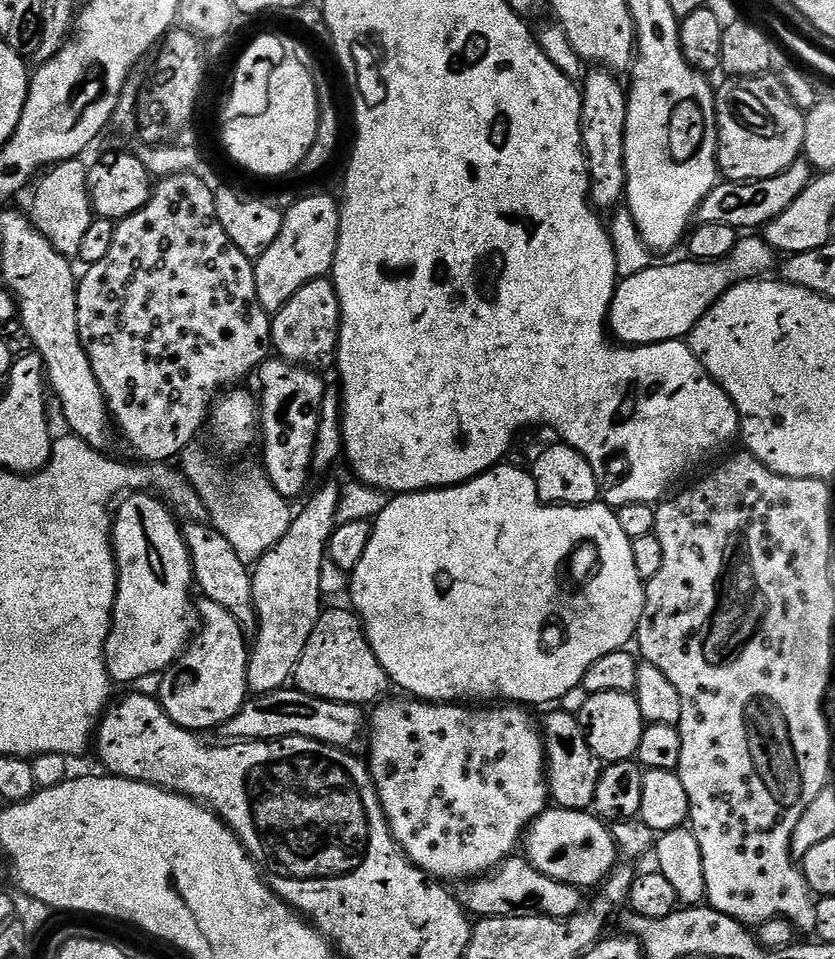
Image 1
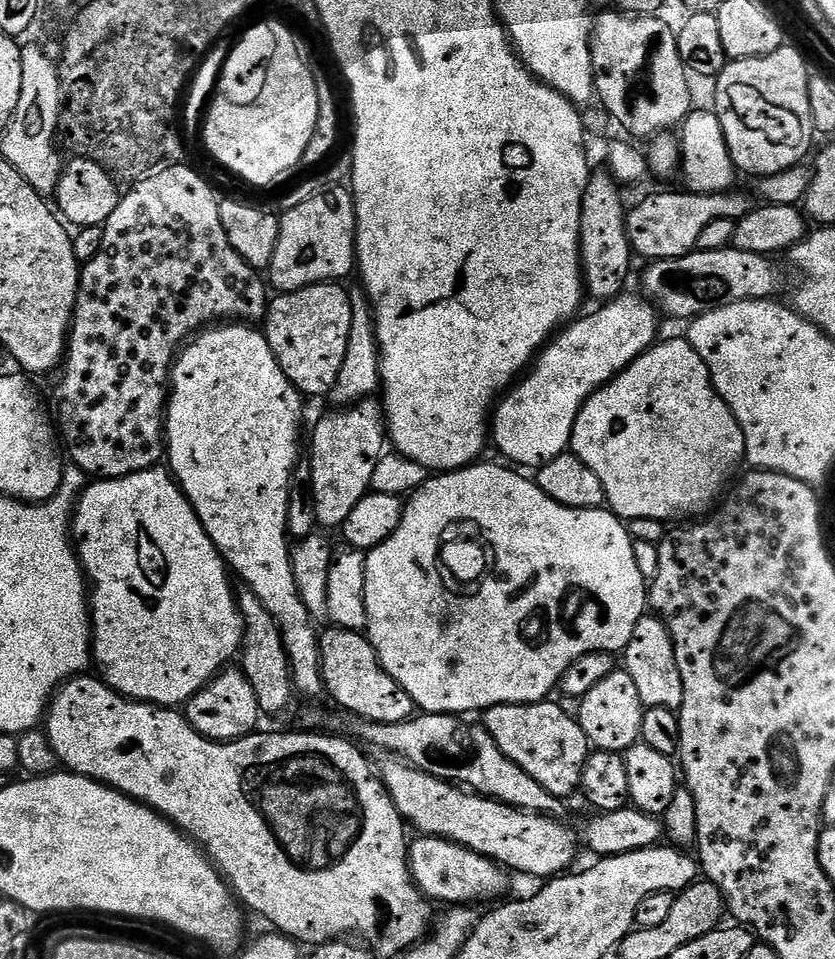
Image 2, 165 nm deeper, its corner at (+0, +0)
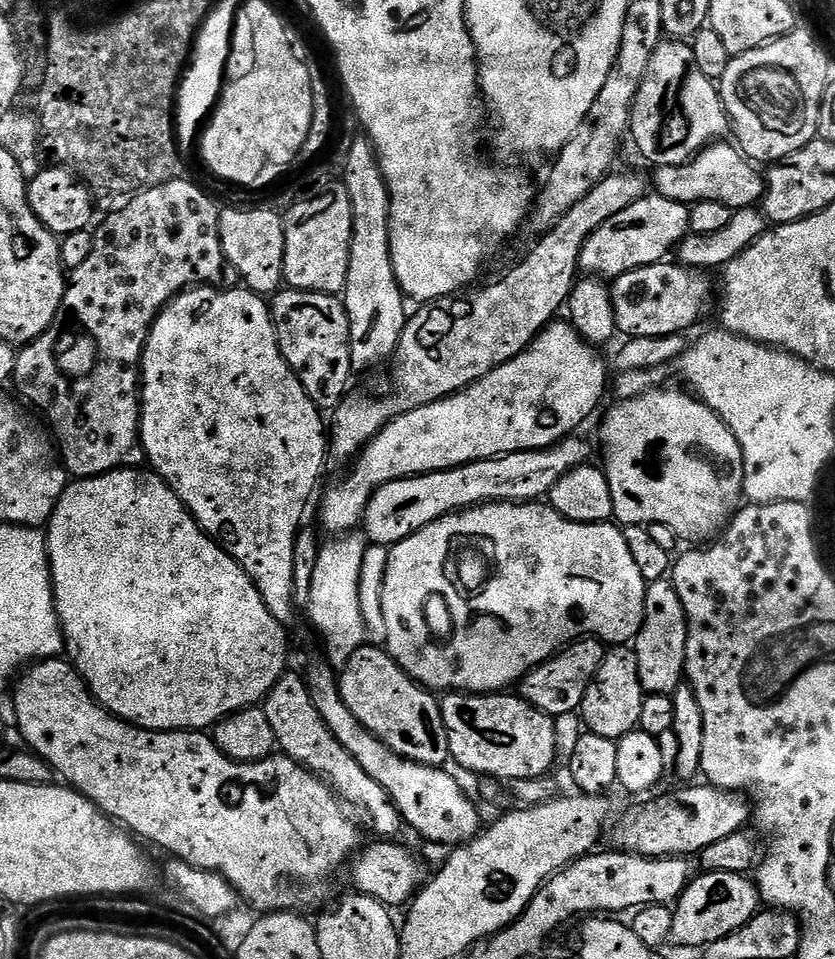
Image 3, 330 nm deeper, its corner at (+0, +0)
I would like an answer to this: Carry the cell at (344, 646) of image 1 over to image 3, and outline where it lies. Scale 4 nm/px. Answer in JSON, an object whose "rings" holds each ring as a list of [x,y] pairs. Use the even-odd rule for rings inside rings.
{"rings":[[[365,646],[354,650],[354,654],[339,669],[338,683],[342,702],[346,702],[350,714],[354,714],[354,718],[358,718],[358,722],[362,722],[362,726],[375,734],[391,752],[431,768],[444,768],[449,763],[448,735],[440,713],[440,700],[424,685],[411,680],[383,647]]]}

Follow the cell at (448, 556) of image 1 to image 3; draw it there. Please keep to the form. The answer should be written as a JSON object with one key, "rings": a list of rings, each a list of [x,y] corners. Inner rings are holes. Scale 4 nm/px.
{"rings":[[[493,502],[491,504],[481,504],[458,512],[452,512],[448,516],[441,516],[440,519],[436,520],[434,523],[427,524],[422,530],[418,530],[410,538],[406,538],[402,542],[391,545],[388,553],[388,561],[386,562],[385,580],[382,582],[381,590],[382,613],[386,620],[386,638],[384,644],[386,645],[388,655],[396,661],[397,666],[402,668],[411,680],[416,681],[417,684],[424,685],[424,687],[429,690],[435,690],[440,694],[447,694],[455,691],[496,694],[501,690],[507,689],[504,688],[507,684],[514,683],[513,685],[515,685],[531,672],[533,668],[537,668],[539,664],[545,664],[550,657],[556,655],[557,652],[567,648],[569,644],[581,638],[592,637],[608,646],[624,646],[629,642],[635,641],[636,635],[638,635],[641,626],[644,624],[644,603],[646,602],[647,589],[648,584],[642,578],[642,573],[638,571],[638,566],[634,563],[633,556],[630,555],[630,546],[626,546],[626,538],[624,537],[623,531],[621,531],[615,523],[579,524],[573,520],[567,520],[565,516],[558,514],[552,507],[544,502]]]}

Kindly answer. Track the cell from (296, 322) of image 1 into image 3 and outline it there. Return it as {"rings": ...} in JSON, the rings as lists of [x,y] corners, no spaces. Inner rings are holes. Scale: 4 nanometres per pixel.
{"rings":[[[285,287],[271,297],[270,307],[284,361],[291,366],[292,373],[300,379],[317,408],[335,410],[349,391],[348,379],[354,375],[350,358],[350,326],[343,303],[326,292]]]}

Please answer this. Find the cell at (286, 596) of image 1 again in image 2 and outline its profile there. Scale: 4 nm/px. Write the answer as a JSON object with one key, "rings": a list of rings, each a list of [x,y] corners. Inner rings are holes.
{"rings":[[[376,398],[361,400],[353,408],[341,408],[329,411],[329,416],[324,416],[316,424],[312,432],[312,480],[310,479],[310,491],[312,501],[316,507],[316,523],[321,529],[339,529],[350,518],[350,510],[362,502],[371,489],[371,478],[374,468],[380,457],[386,452],[386,425],[384,422],[384,410],[381,401]]]}

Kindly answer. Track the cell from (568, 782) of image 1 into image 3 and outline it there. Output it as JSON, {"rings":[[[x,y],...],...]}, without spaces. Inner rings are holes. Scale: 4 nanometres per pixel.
{"rings":[[[449,692],[440,700],[440,713],[444,719],[446,726],[446,734],[448,735],[448,755],[453,761],[457,760],[462,767],[468,772],[477,772],[477,777],[491,778],[497,782],[509,782],[514,779],[538,779],[540,776],[549,775],[553,771],[552,759],[557,759],[558,749],[556,746],[556,735],[554,734],[554,726],[556,720],[548,716],[542,710],[538,710],[533,704],[521,698],[519,695],[504,696],[508,694],[489,694],[486,692]]]}

